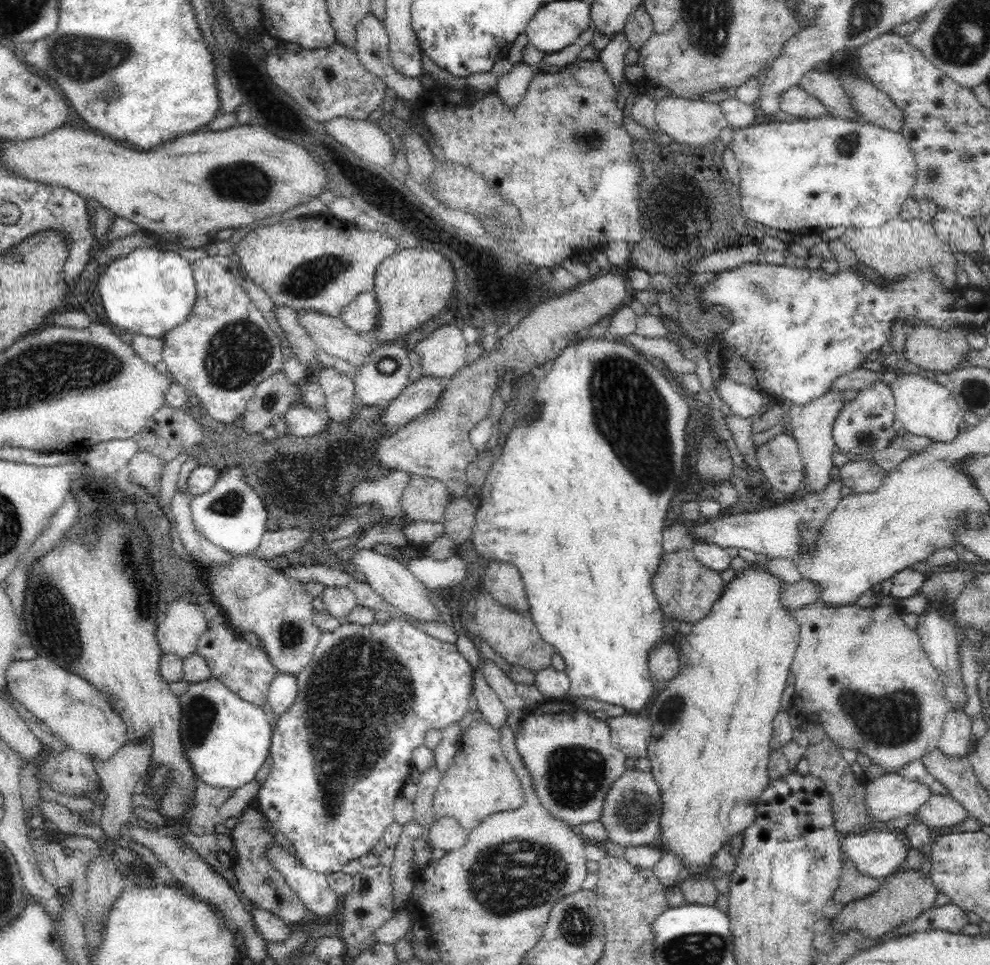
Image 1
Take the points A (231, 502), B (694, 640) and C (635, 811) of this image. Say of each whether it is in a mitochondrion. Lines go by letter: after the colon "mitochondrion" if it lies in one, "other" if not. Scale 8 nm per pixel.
A: mitochondrion
B: other
C: mitochondrion

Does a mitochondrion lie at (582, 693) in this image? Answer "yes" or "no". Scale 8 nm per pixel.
no

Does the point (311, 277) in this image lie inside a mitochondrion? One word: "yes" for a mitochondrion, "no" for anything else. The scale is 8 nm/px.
yes

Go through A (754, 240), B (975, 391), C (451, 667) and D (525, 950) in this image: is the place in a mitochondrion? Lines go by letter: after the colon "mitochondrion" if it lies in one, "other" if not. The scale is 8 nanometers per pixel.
A: other
B: mitochondrion
C: other
D: other

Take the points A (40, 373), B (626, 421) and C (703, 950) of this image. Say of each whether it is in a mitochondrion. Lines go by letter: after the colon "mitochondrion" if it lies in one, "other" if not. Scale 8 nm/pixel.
A: mitochondrion
B: mitochondrion
C: mitochondrion

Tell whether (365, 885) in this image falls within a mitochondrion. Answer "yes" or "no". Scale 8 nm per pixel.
no

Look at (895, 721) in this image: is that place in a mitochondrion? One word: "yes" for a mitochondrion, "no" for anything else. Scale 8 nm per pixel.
yes

